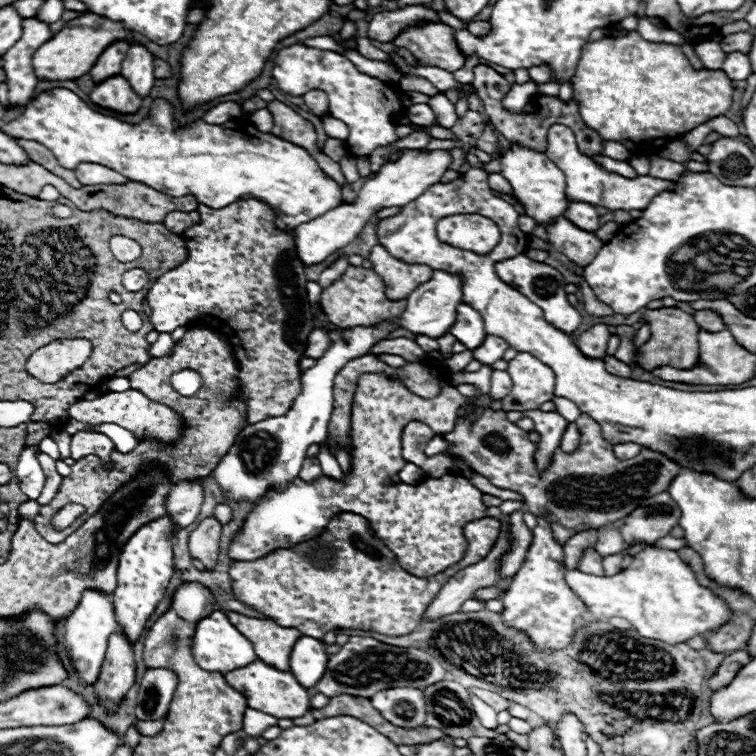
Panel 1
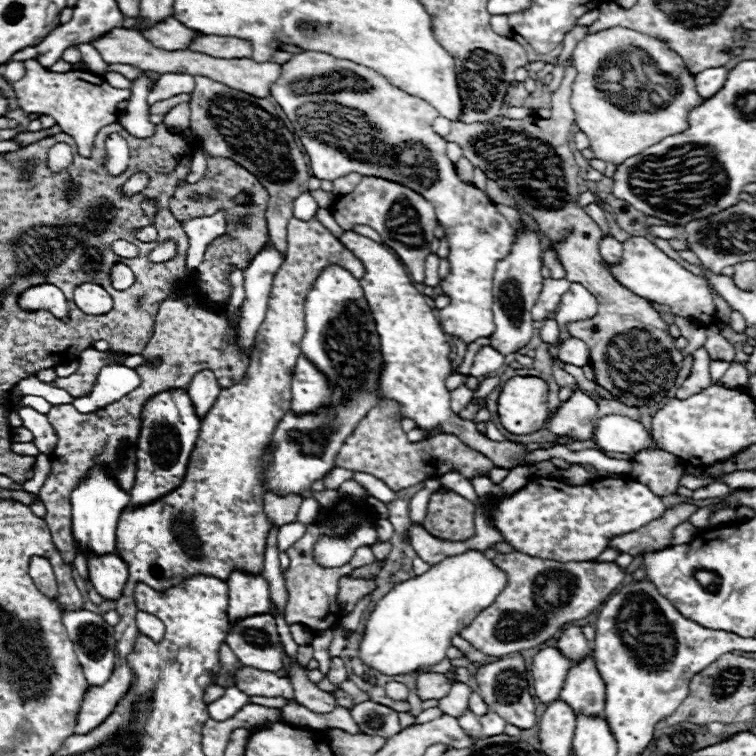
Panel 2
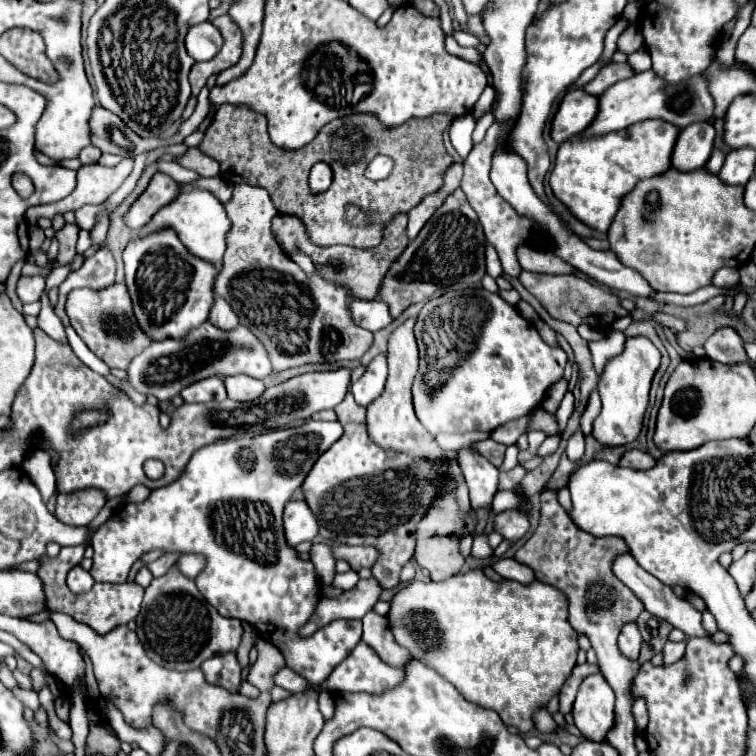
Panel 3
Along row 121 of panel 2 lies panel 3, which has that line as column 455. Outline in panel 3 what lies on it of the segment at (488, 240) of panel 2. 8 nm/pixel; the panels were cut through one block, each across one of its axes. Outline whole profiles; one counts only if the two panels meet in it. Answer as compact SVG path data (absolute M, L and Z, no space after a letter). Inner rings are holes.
M484 288L452 290L428 300L418 314L414 332L420 348L420 370L412 386L414 410L430 434L492 432L510 420L528 416L542 404L548 388L564 374L566 352L560 346L546 344L516 306Z

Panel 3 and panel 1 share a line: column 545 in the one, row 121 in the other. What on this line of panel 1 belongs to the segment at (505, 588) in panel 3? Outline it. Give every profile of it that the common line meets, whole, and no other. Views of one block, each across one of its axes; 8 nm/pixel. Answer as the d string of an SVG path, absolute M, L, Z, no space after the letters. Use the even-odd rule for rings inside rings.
M636 30L628 32L626 36L616 36L616 38L600 38L600 40L594 40L594 42L588 42L582 46L582 54L580 54L580 62L578 62L578 68L576 68L576 74L572 78L572 96L574 100L578 102L578 110L580 110L580 116L582 120L586 122L588 128L596 130L604 140L614 140L614 142L620 142L624 144L630 152L634 154L652 154L656 152L656 148L664 146L670 138L676 138L676 136L682 136L686 132L690 132L692 128L696 128L698 124L704 124L706 120L710 118L716 118L716 116L724 116L730 106L732 106L732 84L730 84L730 78L722 72L722 70L694 70L692 64L688 62L688 58L682 54L680 46L676 44L666 44L666 42L648 42L644 40Z

